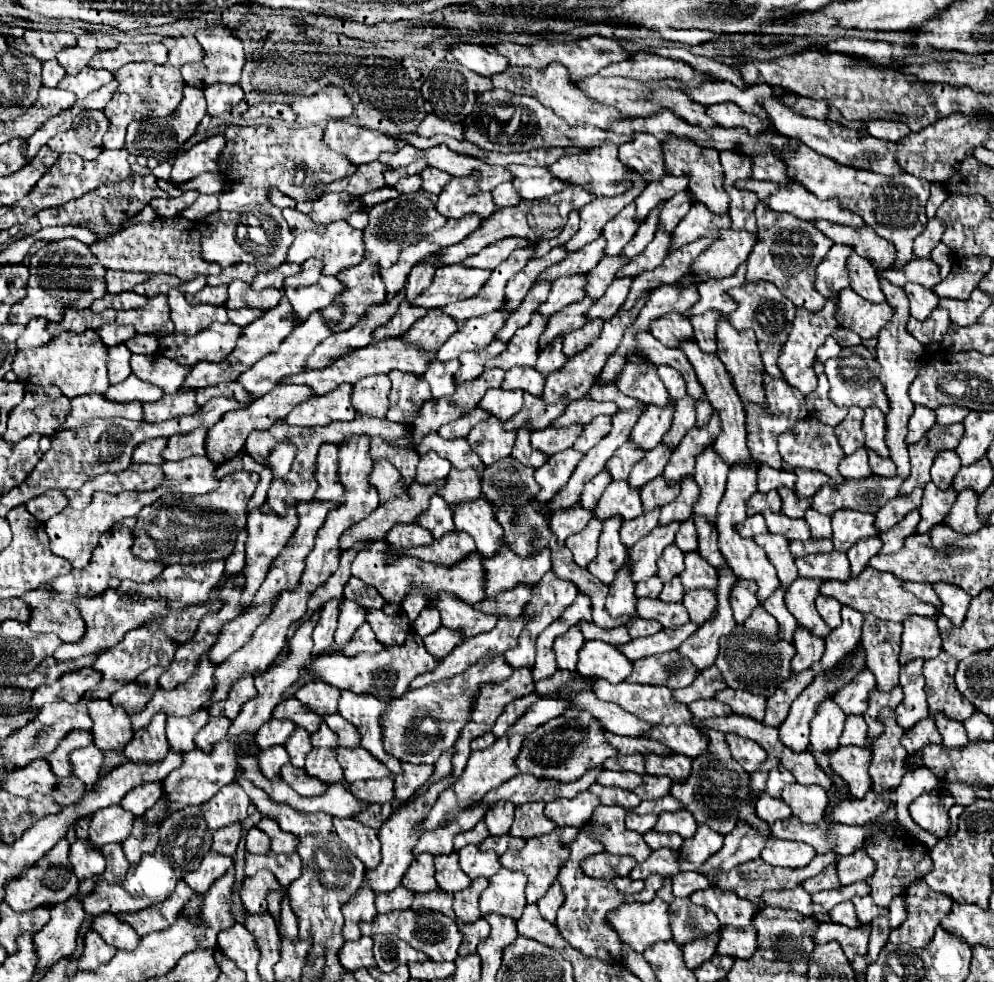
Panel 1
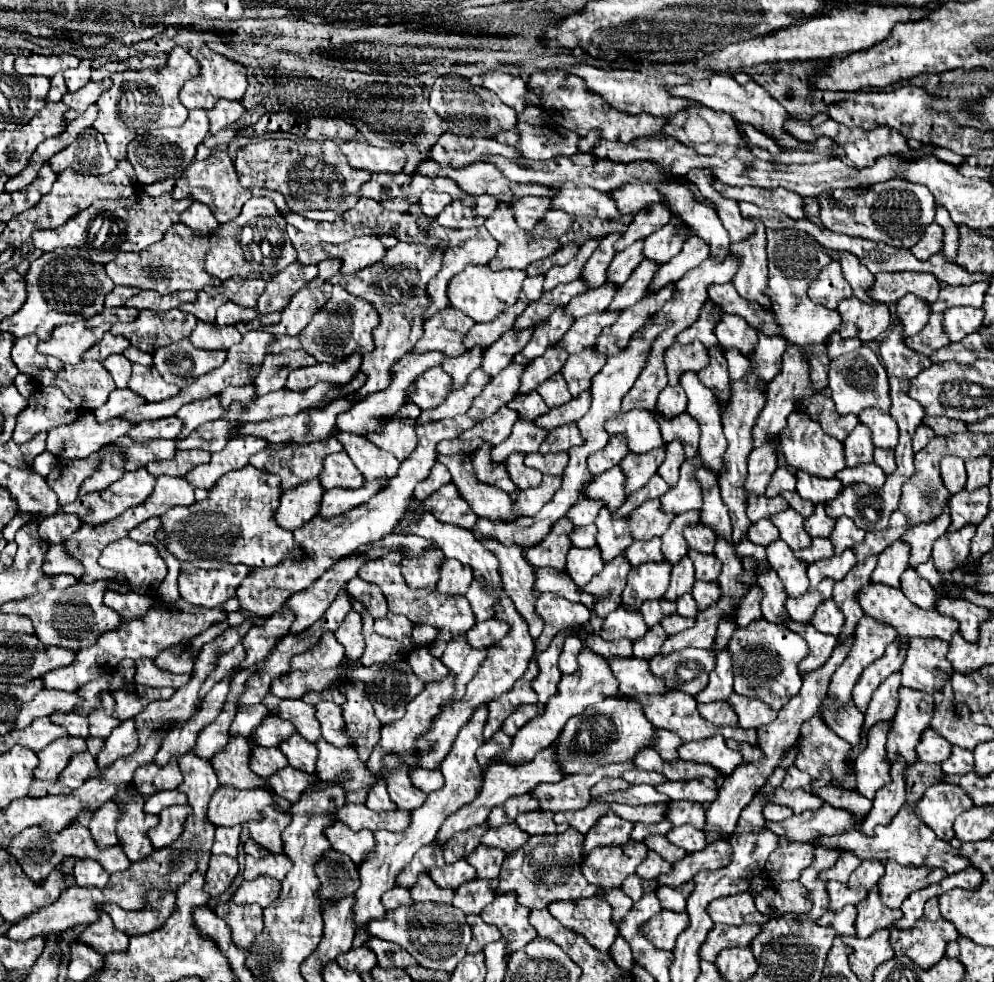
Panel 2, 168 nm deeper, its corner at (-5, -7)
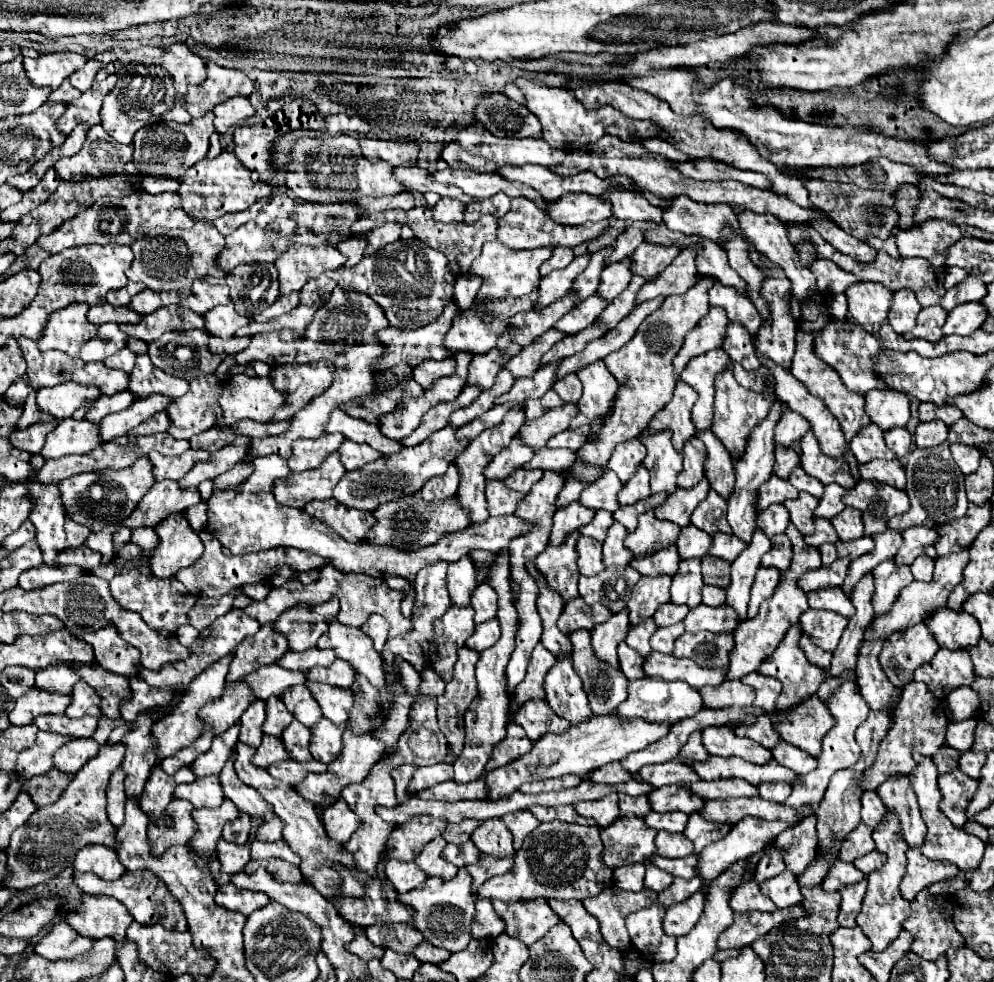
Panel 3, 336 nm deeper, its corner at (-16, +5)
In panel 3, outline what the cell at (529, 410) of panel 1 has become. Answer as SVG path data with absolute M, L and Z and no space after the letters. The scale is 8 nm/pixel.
M514 435L512 443L508 445L508 449L500 451L490 463L488 469L484 469L486 477L508 477L508 473L512 473L512 469L522 467L524 463L528 463L534 457L534 449L524 445L520 435Z

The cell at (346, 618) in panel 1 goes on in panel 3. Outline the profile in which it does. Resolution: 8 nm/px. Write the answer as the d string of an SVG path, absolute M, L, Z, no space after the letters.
M370 615L368 621L360 629L374 641L376 651L384 649L384 643L386 643L386 637L388 637L388 623L380 615Z

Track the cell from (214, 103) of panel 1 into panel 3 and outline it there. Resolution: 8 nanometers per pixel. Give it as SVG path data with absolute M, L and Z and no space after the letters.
M232 97L232 99L216 105L214 115L216 115L216 119L214 119L216 131L226 133L230 127L238 125L238 121L254 115L254 107L250 105L248 97Z

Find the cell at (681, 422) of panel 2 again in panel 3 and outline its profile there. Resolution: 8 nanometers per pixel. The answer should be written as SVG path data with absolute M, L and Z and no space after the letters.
M698 431L696 437L706 445L704 471L710 481L710 487L720 497L728 499L734 489L734 465L728 449L720 445L720 439L712 431Z

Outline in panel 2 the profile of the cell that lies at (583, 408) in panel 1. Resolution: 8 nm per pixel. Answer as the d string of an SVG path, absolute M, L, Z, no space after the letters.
M575 423L571 425L563 425L563 427L557 427L553 429L545 441L541 443L539 451L541 453L557 453L557 451L569 451L569 447L573 445L581 445L583 443L583 437L579 435L579 429Z

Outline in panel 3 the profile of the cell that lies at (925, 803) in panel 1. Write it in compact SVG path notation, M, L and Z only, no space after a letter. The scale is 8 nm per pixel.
M954 769L950 773L944 773L938 777L938 785L942 791L940 811L958 827L962 829L968 821L966 807L968 801L972 801L974 793L978 791L978 781L960 773L960 769Z

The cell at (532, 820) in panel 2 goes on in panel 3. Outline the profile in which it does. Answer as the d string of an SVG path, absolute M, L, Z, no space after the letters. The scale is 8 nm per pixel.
M532 805L528 809L536 819L540 821L554 821L558 819L558 813L556 813L556 807L542 807L542 805Z

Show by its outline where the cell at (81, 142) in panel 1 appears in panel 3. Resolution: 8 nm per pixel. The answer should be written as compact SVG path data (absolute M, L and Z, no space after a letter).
M84 141L84 147L72 155L56 161L56 173L66 181L80 181L80 177L92 175L102 177L120 173L122 167L132 159L132 147L118 141Z

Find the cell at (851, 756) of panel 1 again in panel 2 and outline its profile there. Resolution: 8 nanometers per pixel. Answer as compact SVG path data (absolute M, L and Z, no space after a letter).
M811 717L801 727L801 737L797 745L795 767L807 771L813 779L819 777L823 765L831 769L833 783L843 783L847 777L847 755L851 753L851 745L837 737L821 717Z

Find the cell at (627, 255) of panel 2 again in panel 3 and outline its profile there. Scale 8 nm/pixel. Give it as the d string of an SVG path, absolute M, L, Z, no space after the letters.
M626 257L622 261L614 261L614 263L606 265L598 293L604 299L612 301L616 295L620 295L620 291L628 285L630 279L632 279L632 257Z

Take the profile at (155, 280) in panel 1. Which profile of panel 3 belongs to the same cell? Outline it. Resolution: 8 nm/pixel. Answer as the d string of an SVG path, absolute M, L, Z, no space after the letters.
M144 289L144 291L140 291L140 293L130 301L130 307L136 309L138 313L142 313L142 315L148 315L148 313L160 309L160 307L166 307L168 303L170 303L168 293L156 293L156 291L152 291L152 289Z

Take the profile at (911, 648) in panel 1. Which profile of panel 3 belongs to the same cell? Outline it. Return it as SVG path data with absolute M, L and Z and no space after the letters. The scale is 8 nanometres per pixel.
M940 647L932 661L920 665L914 671L914 679L928 685L928 689L944 699L952 689L960 685L970 685L974 677L972 661L966 649L948 649Z

